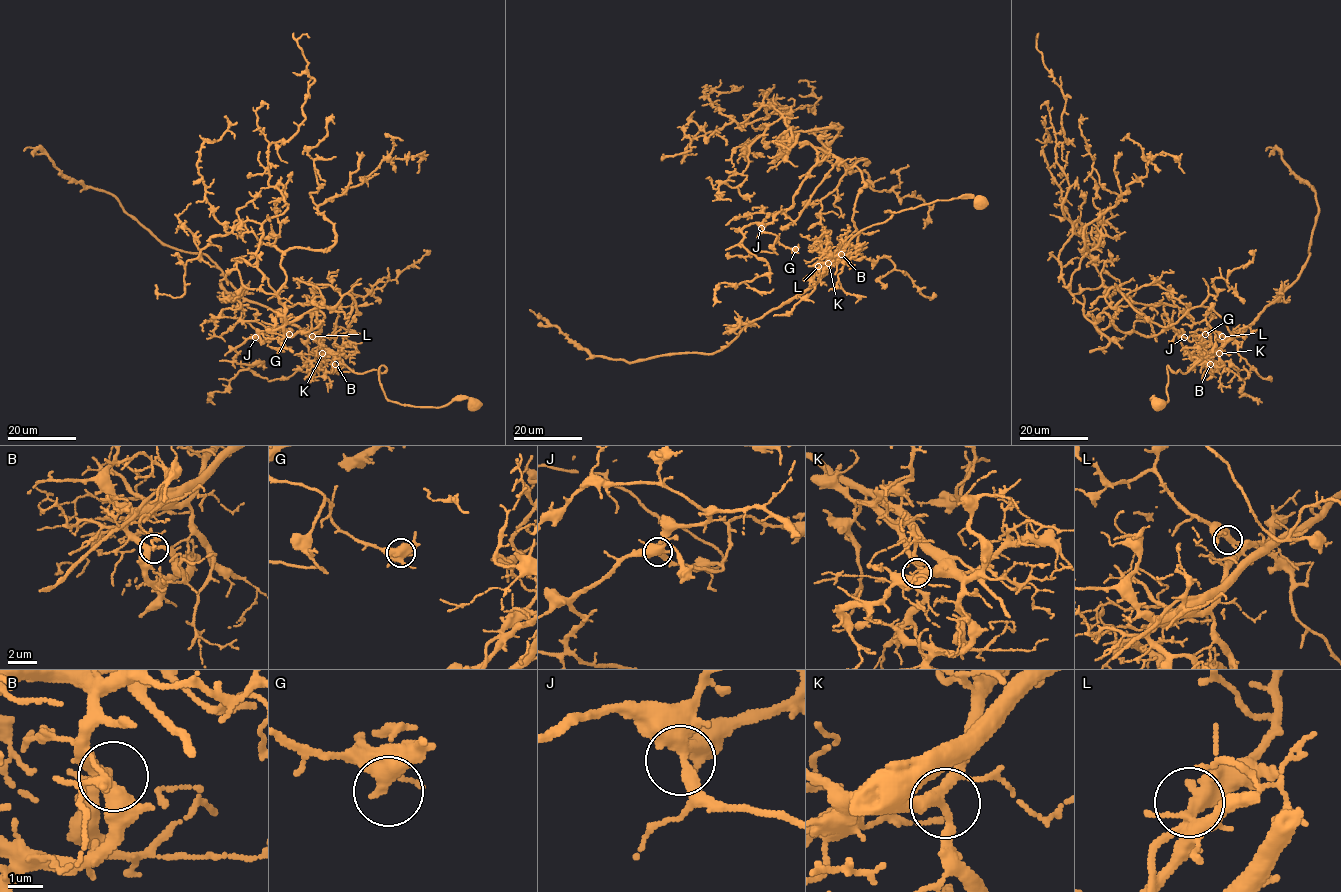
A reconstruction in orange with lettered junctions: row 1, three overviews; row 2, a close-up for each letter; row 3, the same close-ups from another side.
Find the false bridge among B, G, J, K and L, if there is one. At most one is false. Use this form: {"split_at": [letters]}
{"split_at": ["L"]}

